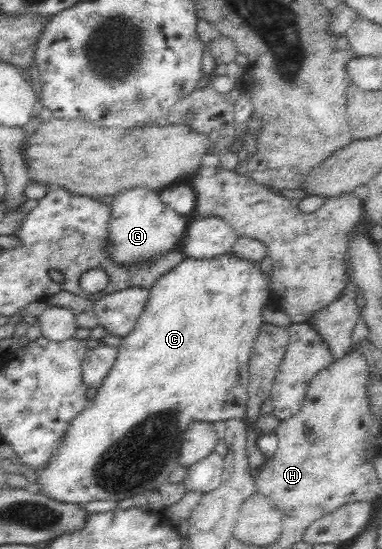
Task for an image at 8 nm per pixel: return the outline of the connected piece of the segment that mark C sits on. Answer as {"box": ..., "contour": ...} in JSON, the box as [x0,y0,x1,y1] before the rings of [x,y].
{"box":[33,252,273,504],"contour":[[[232,252],[211,257],[211,259],[195,259],[193,257],[186,257],[186,259],[173,267],[172,270],[162,274],[155,283],[148,289],[149,297],[145,304],[144,310],[141,312],[139,319],[136,321],[136,326],[133,331],[129,332],[122,338],[121,345],[117,347],[117,359],[109,371],[109,375],[105,377],[103,386],[97,390],[96,397],[90,399],[89,405],[85,407],[85,411],[81,411],[71,427],[67,429],[65,437],[61,439],[59,447],[57,447],[51,463],[38,472],[38,480],[33,487],[35,491],[50,495],[51,498],[65,503],[86,504],[88,501],[105,500],[113,501],[121,500],[123,498],[133,497],[136,493],[149,494],[153,490],[159,489],[163,484],[169,483],[167,478],[173,467],[178,465],[177,460],[180,454],[182,441],[185,430],[188,429],[191,423],[197,421],[226,421],[229,419],[238,419],[242,421],[247,432],[247,460],[249,466],[254,470],[258,470],[265,462],[262,453],[255,445],[255,439],[259,436],[255,423],[247,418],[247,401],[248,401],[248,383],[249,383],[249,361],[253,344],[263,321],[263,310],[265,305],[269,303],[269,297],[273,293],[271,275],[263,272],[260,268],[260,263],[254,263],[247,259],[240,259]]]}

